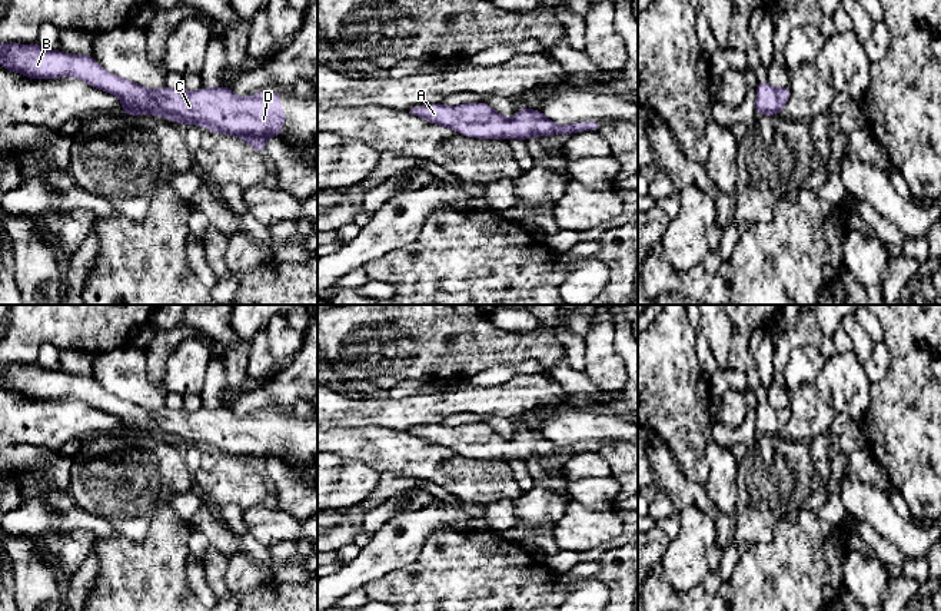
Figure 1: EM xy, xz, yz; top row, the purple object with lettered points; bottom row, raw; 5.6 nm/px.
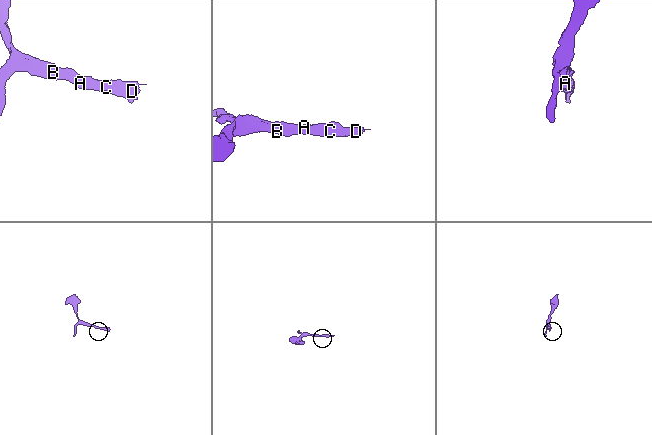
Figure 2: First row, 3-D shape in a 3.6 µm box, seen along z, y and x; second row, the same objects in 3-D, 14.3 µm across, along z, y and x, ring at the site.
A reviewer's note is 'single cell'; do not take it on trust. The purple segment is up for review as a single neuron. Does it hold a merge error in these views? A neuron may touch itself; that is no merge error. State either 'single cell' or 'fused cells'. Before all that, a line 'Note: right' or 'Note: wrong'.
Note: right
single cell

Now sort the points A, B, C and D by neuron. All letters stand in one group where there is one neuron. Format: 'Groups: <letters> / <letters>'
Groups: A B C D

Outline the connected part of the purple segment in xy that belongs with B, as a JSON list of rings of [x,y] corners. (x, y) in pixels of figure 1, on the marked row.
[[[0,43],[1,69],[26,77],[77,77],[92,87],[114,94],[123,103],[122,114],[154,114],[180,124],[199,124],[217,135],[246,140],[265,155],[269,136],[280,137],[287,116],[280,106],[282,93],[257,92],[240,97],[227,84],[197,92],[183,87],[147,89],[104,70],[92,54],[70,54],[49,50],[37,43]]]

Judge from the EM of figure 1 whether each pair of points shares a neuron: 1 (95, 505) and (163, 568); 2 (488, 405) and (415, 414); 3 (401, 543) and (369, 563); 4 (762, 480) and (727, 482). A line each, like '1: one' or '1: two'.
1: two
2: one
3: one
4: two

